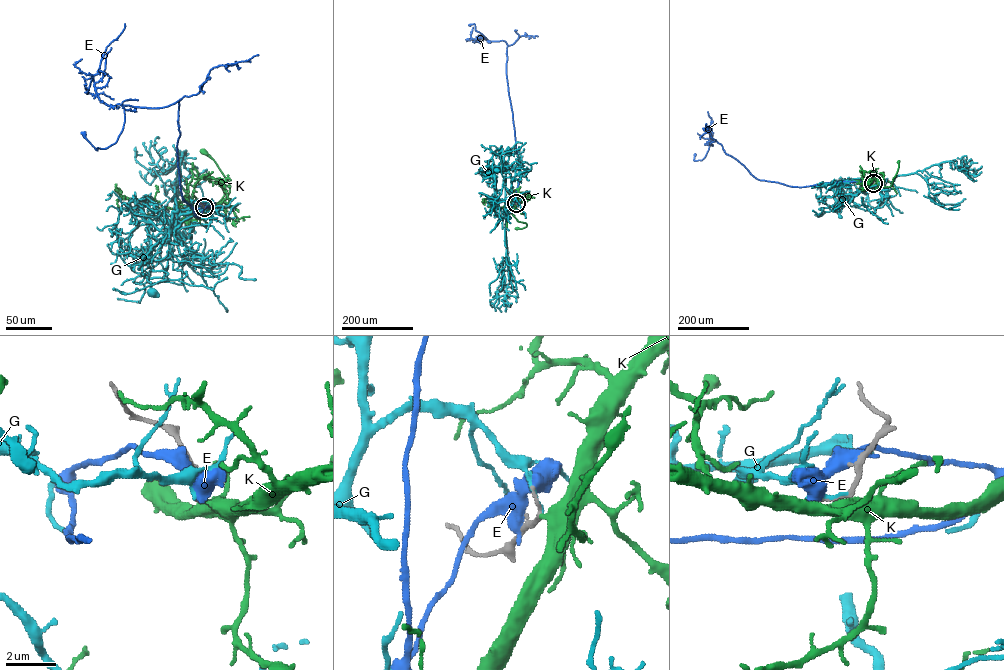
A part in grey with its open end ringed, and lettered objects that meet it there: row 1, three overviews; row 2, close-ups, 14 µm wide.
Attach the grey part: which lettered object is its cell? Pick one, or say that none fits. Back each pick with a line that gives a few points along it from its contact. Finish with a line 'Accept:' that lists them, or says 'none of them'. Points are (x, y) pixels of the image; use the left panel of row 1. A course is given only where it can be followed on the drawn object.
K: via (204, 207), (186, 205), (183, 211), (202, 217), (220, 205), (229, 192), (230, 185), (215, 161), (203, 152)
Accept: K

